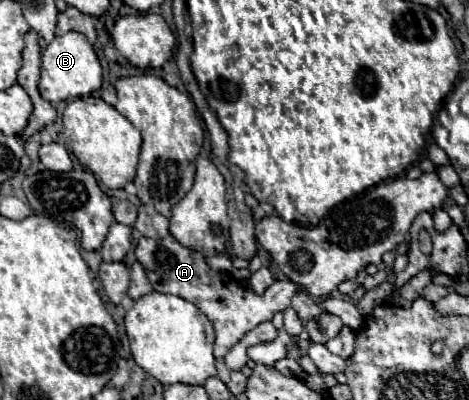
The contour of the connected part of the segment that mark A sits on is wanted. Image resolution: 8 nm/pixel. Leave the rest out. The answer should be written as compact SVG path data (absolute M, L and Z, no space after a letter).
M171 235L155 241L155 239L139 239L135 247L137 261L145 267L149 281L155 291L159 293L171 293L179 295L193 305L201 309L201 313L207 315L207 319L215 327L215 357L221 359L229 353L229 349L253 327L257 327L263 321L271 321L277 311L285 311L291 307L291 299L299 293L299 285L285 279L275 281L265 295L255 295L253 291L247 291L239 285L239 281L231 279L227 273L211 271L205 263L205 257L199 251L187 249L179 245Z

